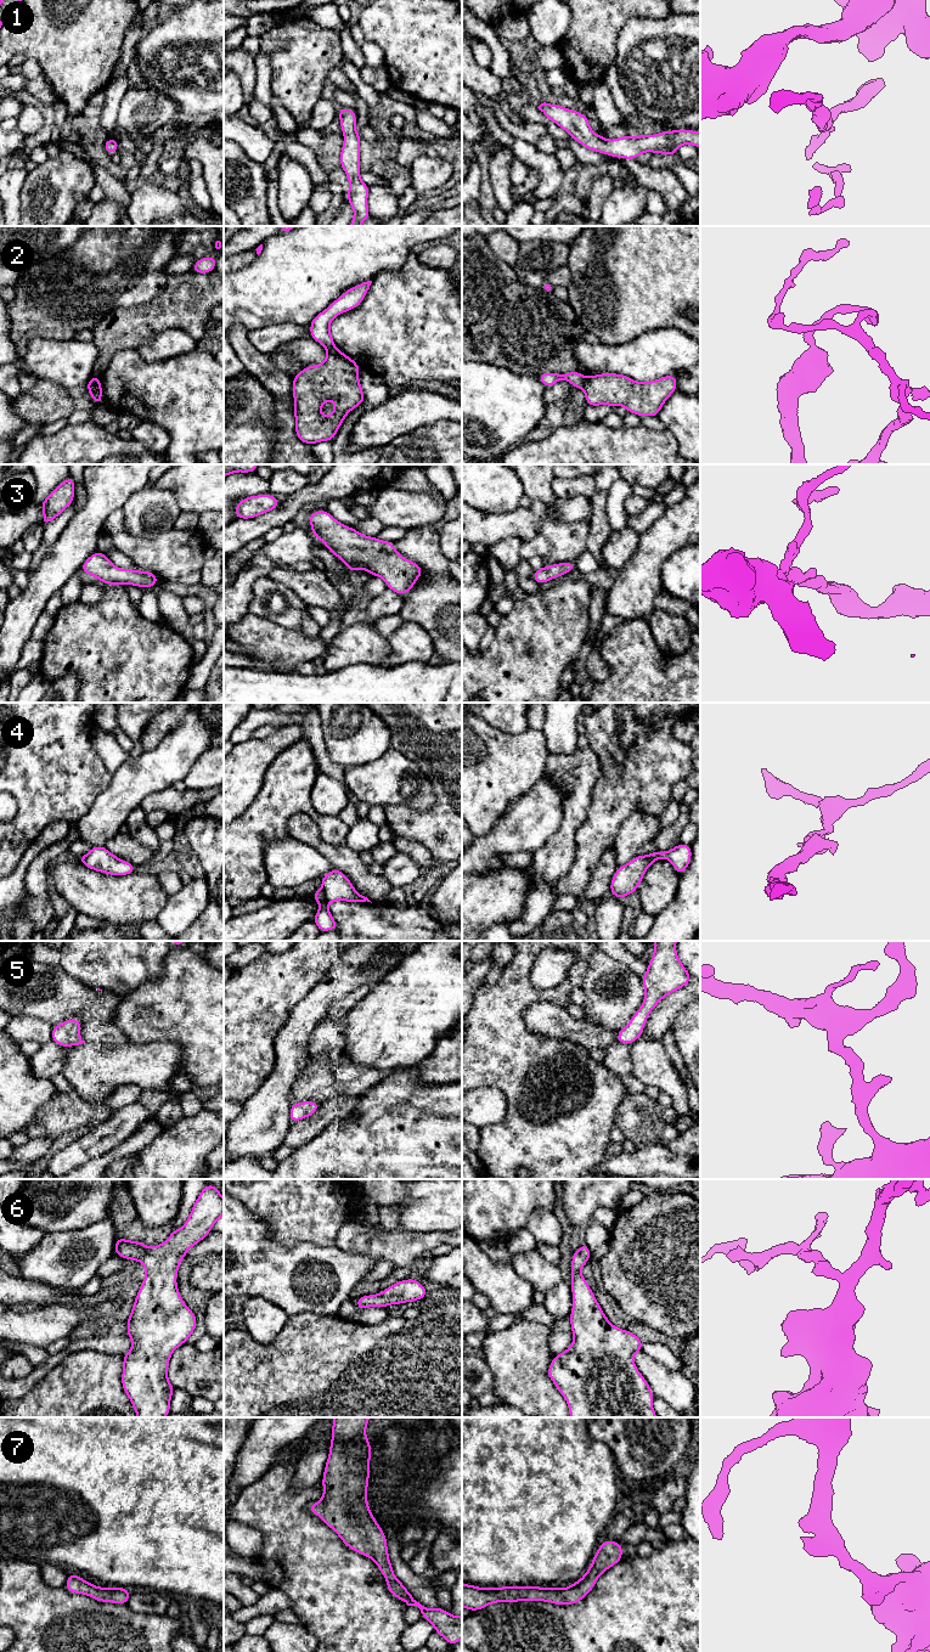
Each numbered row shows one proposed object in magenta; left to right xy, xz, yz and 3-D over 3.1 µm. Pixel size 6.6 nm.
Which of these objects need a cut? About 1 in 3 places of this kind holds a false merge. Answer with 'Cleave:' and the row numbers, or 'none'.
Cleave: 2, 4

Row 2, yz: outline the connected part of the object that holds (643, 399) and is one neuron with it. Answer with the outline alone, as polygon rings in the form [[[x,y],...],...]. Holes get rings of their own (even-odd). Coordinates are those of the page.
[[[604,372],[585,377],[582,385],[587,406],[622,405],[639,417],[656,417],[664,402],[677,389],[677,378],[669,374],[652,382],[636,382],[630,377]]]

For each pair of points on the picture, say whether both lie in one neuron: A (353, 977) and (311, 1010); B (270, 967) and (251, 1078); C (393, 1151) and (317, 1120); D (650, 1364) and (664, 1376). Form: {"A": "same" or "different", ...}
{"A": "same", "B": "same", "C": "different", "D": "same"}

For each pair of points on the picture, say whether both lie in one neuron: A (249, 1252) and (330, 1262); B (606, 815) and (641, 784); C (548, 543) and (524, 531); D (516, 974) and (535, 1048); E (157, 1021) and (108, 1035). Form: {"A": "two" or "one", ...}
{"A": "one", "B": "one", "C": "two", "D": "one", "E": "two"}

